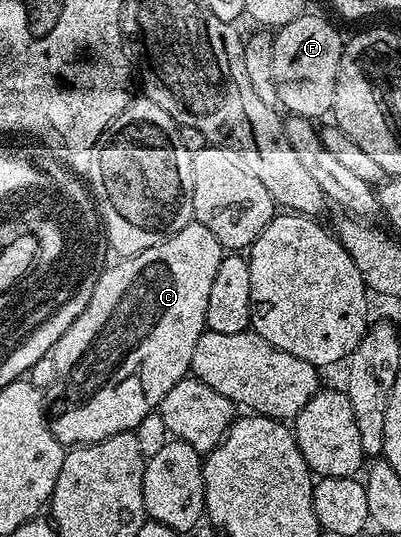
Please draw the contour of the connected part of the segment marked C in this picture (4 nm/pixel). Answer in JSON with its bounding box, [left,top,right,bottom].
[47,221,223,445]

